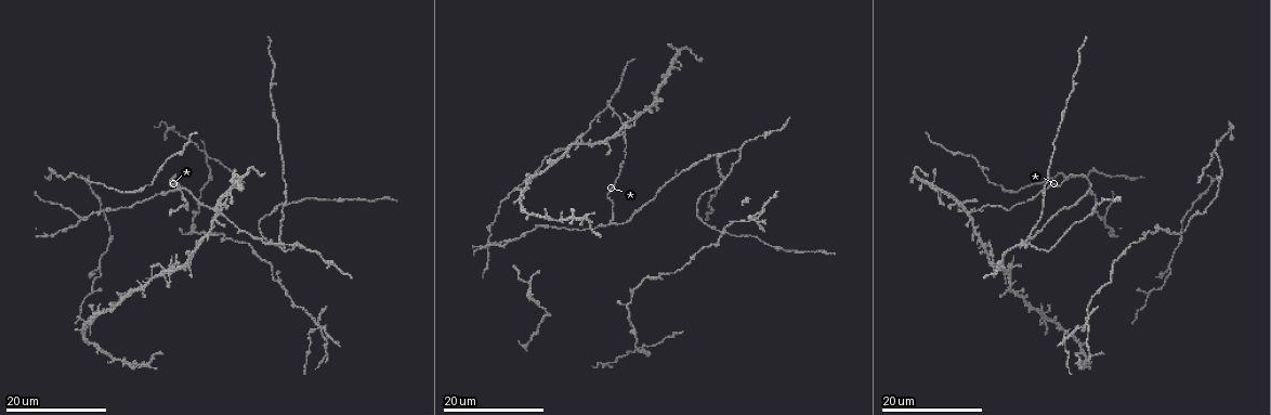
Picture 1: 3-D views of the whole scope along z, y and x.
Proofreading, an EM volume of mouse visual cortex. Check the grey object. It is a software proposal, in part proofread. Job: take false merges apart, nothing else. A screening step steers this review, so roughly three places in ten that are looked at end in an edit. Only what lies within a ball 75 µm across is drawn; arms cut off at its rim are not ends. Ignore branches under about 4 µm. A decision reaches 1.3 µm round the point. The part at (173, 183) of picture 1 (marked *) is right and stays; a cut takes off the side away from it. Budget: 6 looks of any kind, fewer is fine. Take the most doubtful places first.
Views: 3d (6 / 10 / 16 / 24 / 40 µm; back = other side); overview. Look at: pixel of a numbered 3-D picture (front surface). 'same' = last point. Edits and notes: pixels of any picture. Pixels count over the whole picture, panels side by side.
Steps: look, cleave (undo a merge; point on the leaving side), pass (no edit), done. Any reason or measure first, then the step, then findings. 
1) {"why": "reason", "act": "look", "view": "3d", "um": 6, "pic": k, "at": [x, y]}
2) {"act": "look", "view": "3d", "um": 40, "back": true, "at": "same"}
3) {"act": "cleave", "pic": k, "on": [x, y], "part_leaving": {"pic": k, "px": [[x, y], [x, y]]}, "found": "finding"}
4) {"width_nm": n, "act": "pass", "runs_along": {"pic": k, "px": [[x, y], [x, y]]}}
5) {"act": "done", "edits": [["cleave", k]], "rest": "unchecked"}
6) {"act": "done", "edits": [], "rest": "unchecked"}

{"why": "four-way junction", "act": "look", "view": "3d", "um": 24, "pic": 1, "at": [203, 154]}

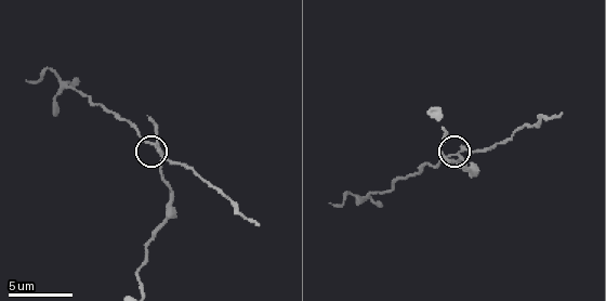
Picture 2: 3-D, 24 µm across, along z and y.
{"why": "closer look", "act": "look", "view": "3d", "um": 10, "pic": 2, "at": [460, 148]}

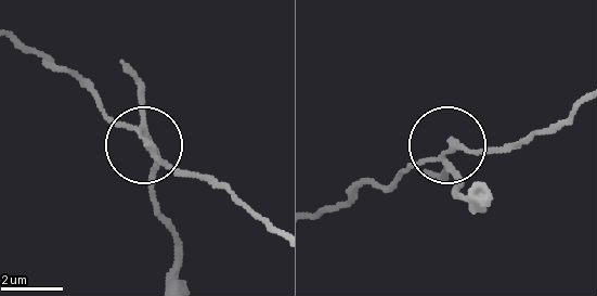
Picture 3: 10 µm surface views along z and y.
{"act": "cleave", "pic": 3, "on": [166, 168], "part_leaving": {"pic": 3, "px": [[139, 127], [109, 119], [79, 80], [16, 44]]}, "found": "two cells meet here"}

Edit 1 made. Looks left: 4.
{"why": "looks like a crossing", "act": "look", "view": "3d", "um": 16, "pic": 1, "at": [1088, 321]}

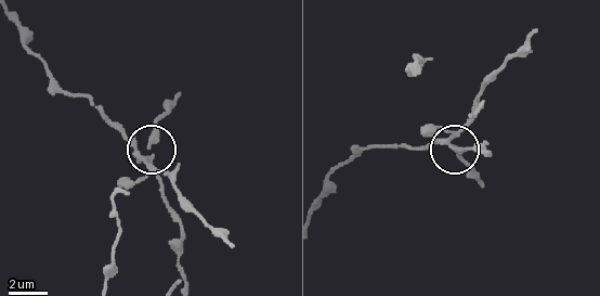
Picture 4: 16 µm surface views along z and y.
{"act": "look", "view": "3d", "um": 6, "pic": 4, "at": [150, 148]}

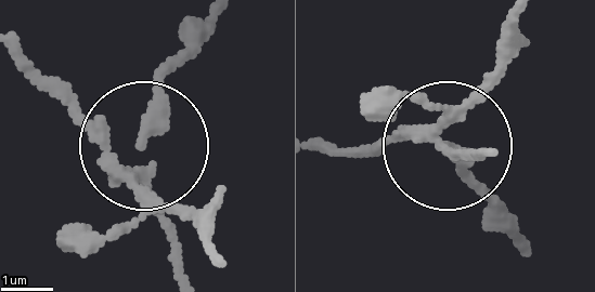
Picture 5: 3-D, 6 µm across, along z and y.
{"arms": 4, "act": "cleave", "pic": 5, "on": [167, 109], "part_leaving": {"pic": 5, "px": [[130, 181], [172, 267]]}, "found": "a second cell is stuck on"}

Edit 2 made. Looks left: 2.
{"why": "two arms in line, one across", "act": "look", "view": "3d", "um": 16, "pic": 1, "at": [617, 222]}

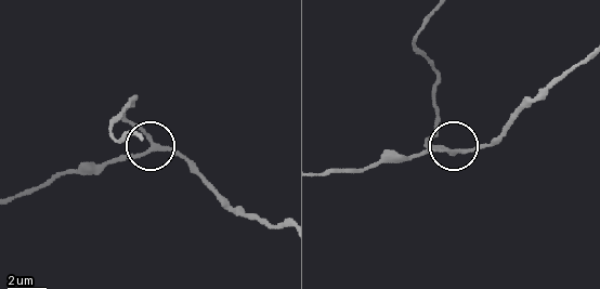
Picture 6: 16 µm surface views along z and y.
{"act": "look", "view": "3d", "um": 6, "pic": 6, "at": [455, 152]}

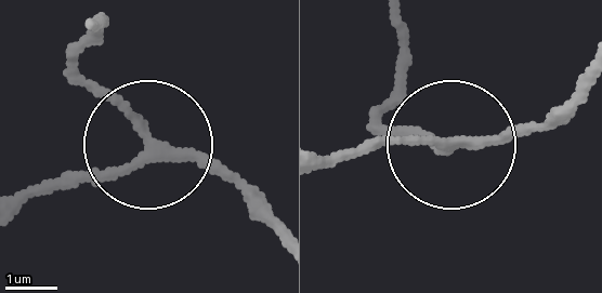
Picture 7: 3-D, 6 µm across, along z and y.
{"arms": 3, "act": "pass", "found": "continuous, no second cell"}

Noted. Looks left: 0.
{"act": "done", "edits": [["cleave", 3], ["cleave", 5]], "rest": "unchecked"}

